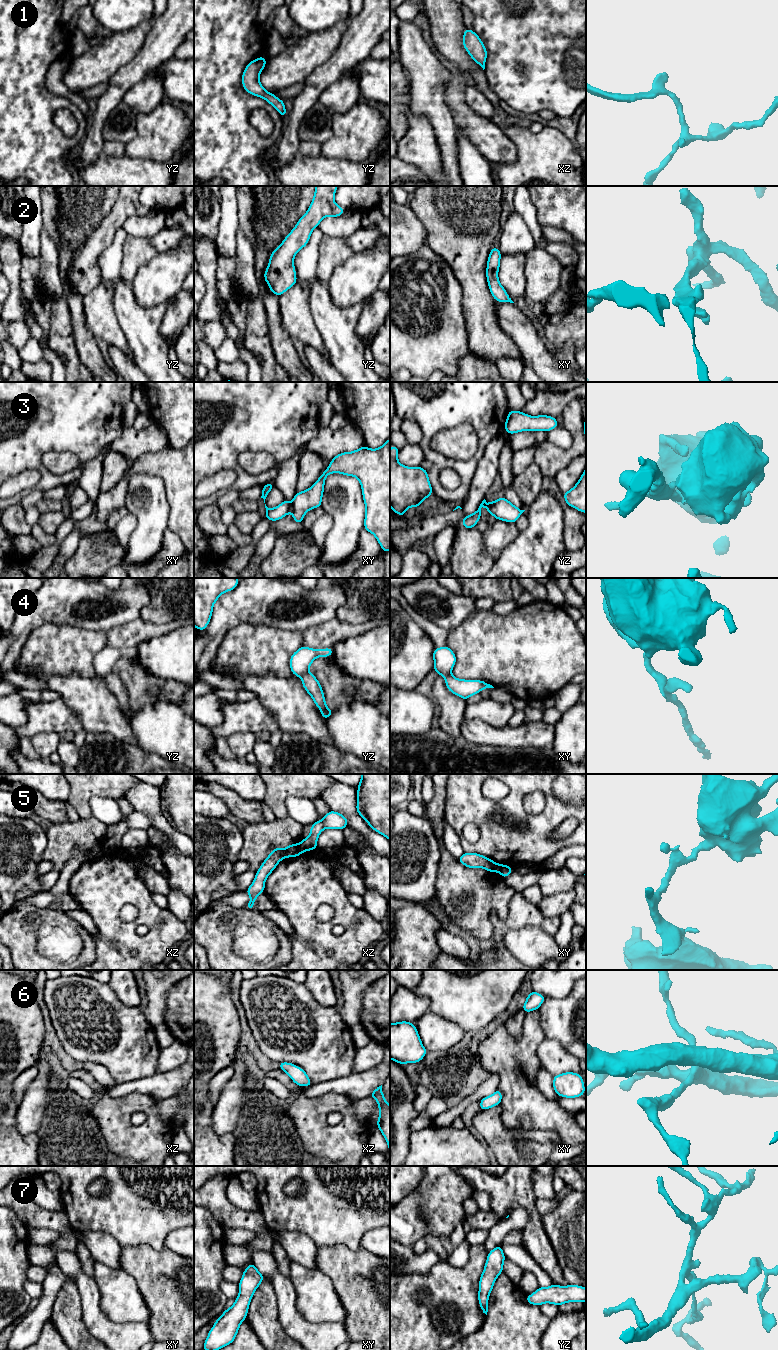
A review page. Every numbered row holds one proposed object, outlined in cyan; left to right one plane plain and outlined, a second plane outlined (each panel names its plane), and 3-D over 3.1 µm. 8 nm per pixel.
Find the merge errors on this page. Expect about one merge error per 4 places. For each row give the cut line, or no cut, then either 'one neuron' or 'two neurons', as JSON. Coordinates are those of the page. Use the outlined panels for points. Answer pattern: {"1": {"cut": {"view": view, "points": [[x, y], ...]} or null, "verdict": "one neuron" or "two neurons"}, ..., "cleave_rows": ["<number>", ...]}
{"1": {"cut": null, "verdict": "one neuron"}, "2": {"cut": null, "verdict": "one neuron"}, "3": {"cut": {"view": "yz", "points": [[485, 500], [481, 506]]}, "verdict": "two neurons"}, "4": {"cut": {"view": "yz", "points": [[308, 671], [301, 677]]}, "verdict": "two neurons"}, "5": {"cut": {"view": "xy", "points": [[497, 864], [498, 871]]}, "verdict": "two neurons"}, "6": {"cut": null, "verdict": "one neuron"}, "7": {"cut": null, "verdict": "one neuron"}, "cleave_rows": ["3", "4", "5"]}

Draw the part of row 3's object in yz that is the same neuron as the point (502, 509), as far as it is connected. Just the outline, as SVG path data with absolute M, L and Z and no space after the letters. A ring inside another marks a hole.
M504 496L489 504L485 500L483 506L487 507L488 513L493 515L496 520L503 520L509 523L515 523L520 515L525 511L517 508Z

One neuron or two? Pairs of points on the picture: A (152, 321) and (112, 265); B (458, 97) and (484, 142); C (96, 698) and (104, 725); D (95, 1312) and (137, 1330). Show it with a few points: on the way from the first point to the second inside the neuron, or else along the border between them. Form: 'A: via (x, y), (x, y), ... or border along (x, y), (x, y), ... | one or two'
A: via (137, 312), (123, 298), (122, 290), (112, 280) | one
B: via (459, 108), (463, 115), (479, 131) | one
C: via (96, 705), (104, 718) | one
D: via (105, 1322), (113, 1330), (127, 1330) | one

